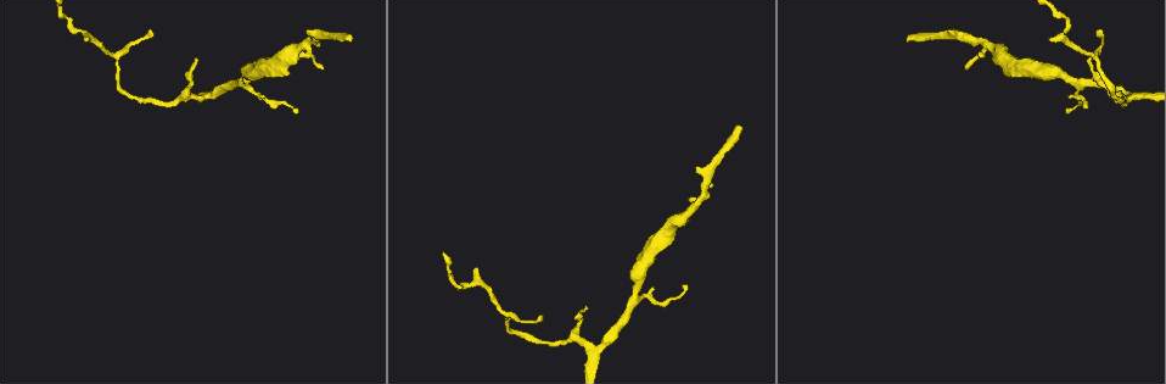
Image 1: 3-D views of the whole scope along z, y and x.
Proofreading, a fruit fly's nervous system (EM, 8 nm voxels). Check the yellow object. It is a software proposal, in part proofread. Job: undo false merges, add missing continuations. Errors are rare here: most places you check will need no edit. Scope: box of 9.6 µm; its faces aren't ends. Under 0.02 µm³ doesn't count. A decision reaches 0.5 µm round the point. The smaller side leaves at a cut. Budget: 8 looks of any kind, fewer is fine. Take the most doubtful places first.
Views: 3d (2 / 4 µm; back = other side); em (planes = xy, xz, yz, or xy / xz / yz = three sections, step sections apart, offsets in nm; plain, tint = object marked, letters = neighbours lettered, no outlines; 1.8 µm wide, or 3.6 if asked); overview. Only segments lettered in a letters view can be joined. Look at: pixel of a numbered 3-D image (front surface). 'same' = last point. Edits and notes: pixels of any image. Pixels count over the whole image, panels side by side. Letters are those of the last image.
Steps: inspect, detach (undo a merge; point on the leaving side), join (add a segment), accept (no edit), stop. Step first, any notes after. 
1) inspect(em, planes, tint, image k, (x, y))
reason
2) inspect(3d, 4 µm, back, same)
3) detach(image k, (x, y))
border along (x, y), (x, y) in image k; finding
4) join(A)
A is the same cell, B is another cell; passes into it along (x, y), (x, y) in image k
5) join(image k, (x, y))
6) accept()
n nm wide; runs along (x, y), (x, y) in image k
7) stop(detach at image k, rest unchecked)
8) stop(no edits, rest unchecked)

inspect(em, planes, letters, image 1, (740, 128))
branch stops here

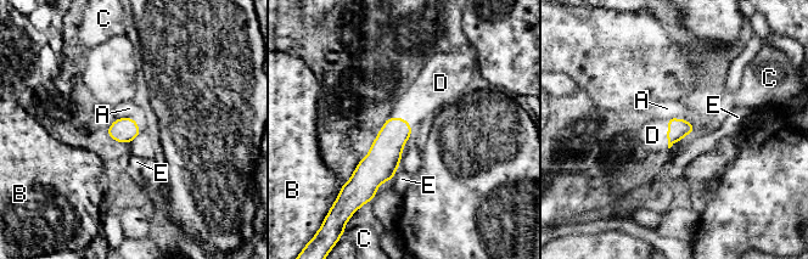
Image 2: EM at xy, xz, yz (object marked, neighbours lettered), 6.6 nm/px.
join(D)
D is the same cell, A, B, C and E are other cells; passes into it along (678, 129), (667, 134), (652, 135) in image 2; it goes on there

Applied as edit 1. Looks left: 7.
inspect(overview)
see it whole again

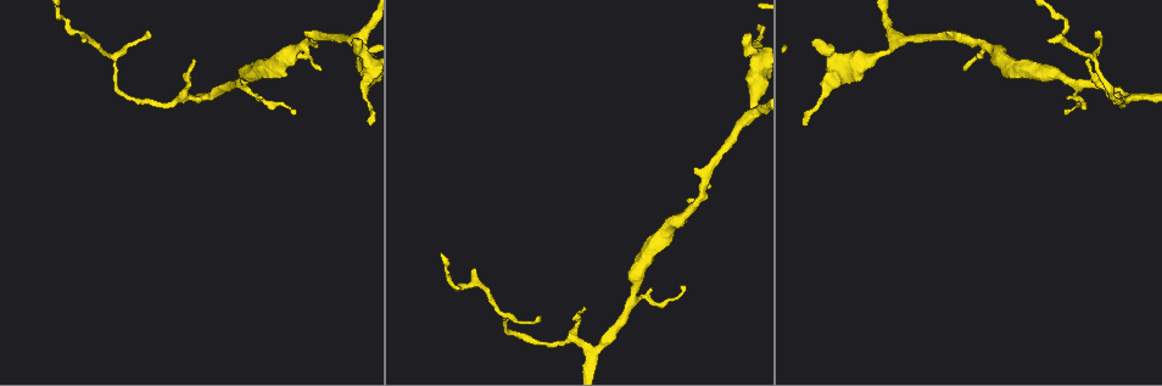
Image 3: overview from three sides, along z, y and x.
inspect(3d, 2 µm, image 3, (1046, 39))
thin end

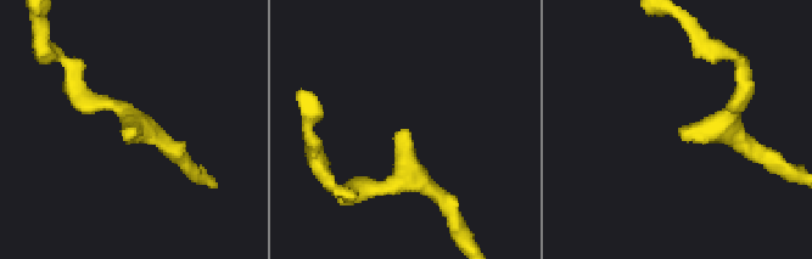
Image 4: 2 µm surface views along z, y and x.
inspect(em, planes, letters, image 4, (406, 129))
now the EM

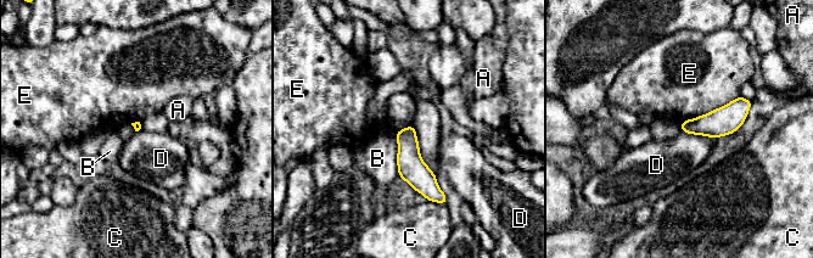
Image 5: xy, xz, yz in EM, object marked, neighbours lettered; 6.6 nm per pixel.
accept()
A, B, C, D and E are other cells; border along (682, 130), (713, 139) in image 5; none of them fits

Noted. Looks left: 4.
inspect(em, 3.6 µm, yz, step 4, letters, image 3, (359, 42))
branch stops here

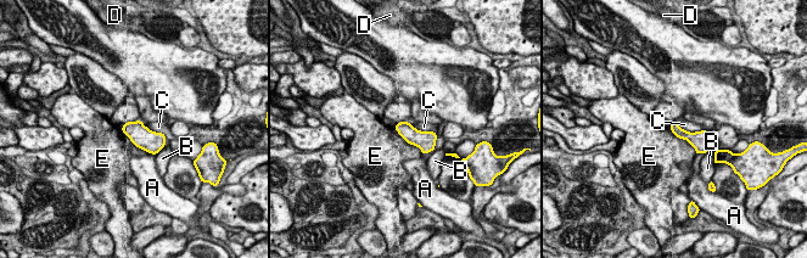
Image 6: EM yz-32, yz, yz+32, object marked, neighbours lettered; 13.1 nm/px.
accept()
140 nm wide; A, B, C, D and E are other cells; border along (676, 122), (690, 132), (704, 130) in image 6; no lettered segment goes on from it

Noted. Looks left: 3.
inspect(em, xz, step 8, tint, image 3, (193, 59))
tapers out

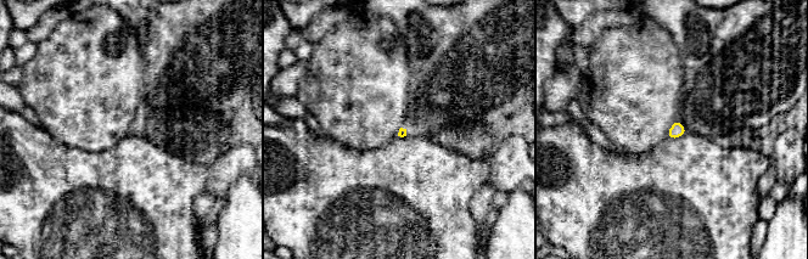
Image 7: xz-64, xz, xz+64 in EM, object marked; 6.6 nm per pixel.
inspect(em, planes, letters, same)

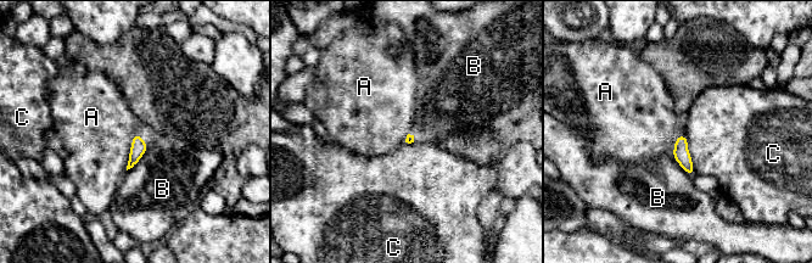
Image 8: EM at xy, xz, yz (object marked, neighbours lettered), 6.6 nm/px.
accept()
A, B and C are other cells; border along (134, 134), (126, 169) in image 8; none of them fits

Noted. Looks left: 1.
stop(join at image 2, rest unchecked)

